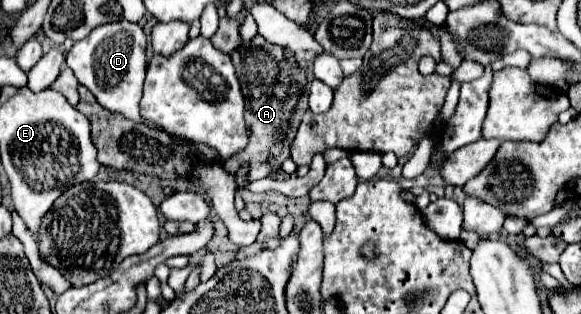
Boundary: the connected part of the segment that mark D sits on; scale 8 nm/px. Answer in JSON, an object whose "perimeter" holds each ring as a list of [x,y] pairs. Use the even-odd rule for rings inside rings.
{"perimeter":[[[116,21],[96,27],[88,39],[74,43],[66,55],[66,65],[74,71],[76,79],[94,93],[102,107],[122,113],[132,121],[144,121],[138,113],[138,101],[146,77],[146,33],[138,23]]]}

